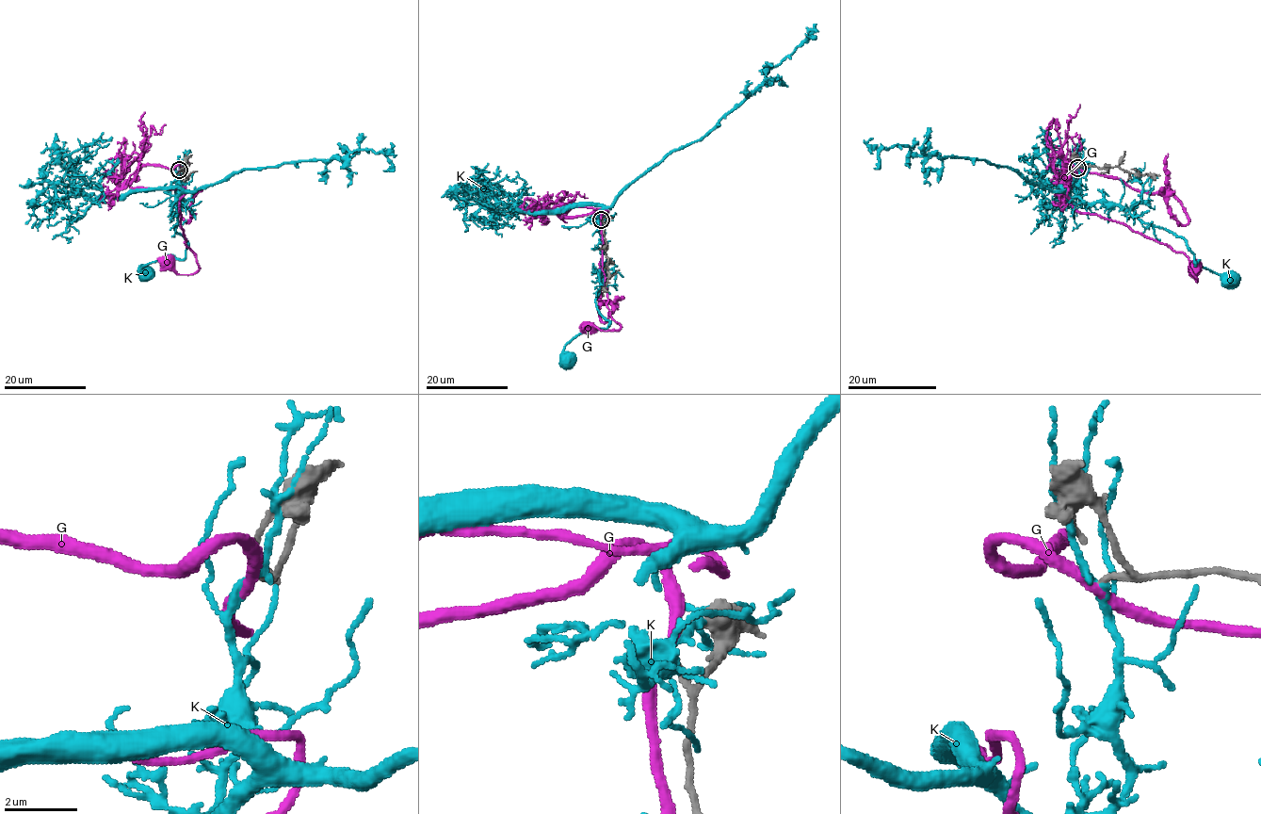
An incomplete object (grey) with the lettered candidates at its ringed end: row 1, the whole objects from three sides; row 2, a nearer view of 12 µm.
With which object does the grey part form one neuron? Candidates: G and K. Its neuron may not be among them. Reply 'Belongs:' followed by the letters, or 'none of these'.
Belongs: none of these

